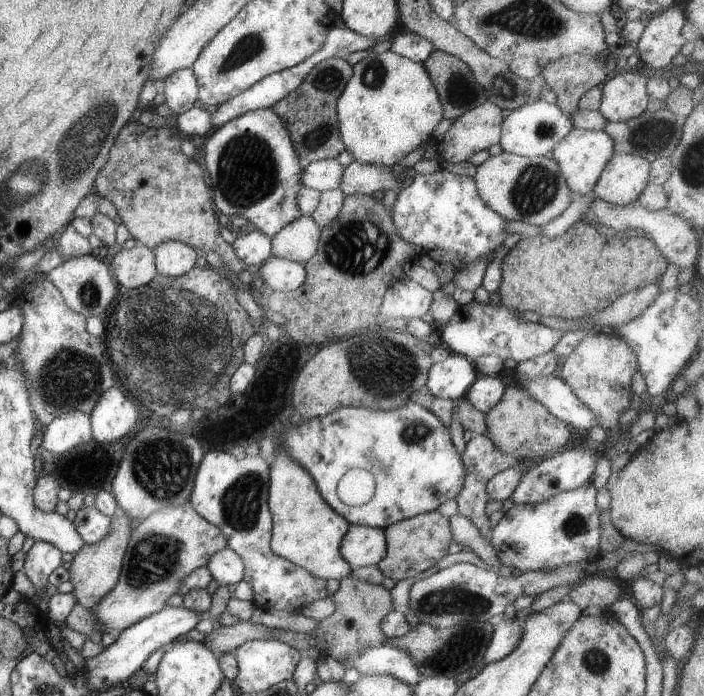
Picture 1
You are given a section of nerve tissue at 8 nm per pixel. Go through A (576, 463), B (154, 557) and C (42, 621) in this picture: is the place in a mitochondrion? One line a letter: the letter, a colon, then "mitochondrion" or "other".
A: other
B: mitochondrion
C: other

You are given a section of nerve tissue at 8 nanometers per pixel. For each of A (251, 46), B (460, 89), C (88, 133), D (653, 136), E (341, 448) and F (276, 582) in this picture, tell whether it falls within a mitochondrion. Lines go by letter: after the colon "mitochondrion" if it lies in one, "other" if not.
A: mitochondrion
B: mitochondrion
C: mitochondrion
D: mitochondrion
E: other
F: other

